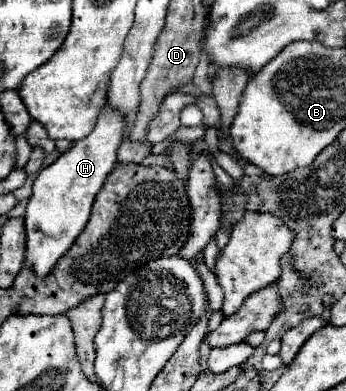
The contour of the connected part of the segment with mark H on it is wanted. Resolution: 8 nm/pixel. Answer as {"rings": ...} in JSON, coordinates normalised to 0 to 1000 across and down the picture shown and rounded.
{"rings":[[[303,263],[286,284],[269,335],[240,355],[217,361],[199,386],[176,391],[159,417],[118,432],[101,468],[95,499],[72,545],[78,581],[78,652],[72,678],[95,683],[107,708],[124,708],[171,668],[182,647],[199,642],[223,601],[240,591],[263,550],[263,524],[275,499],[298,478],[309,448],[338,417],[338,381],[367,335],[367,304],[350,284]]]}

